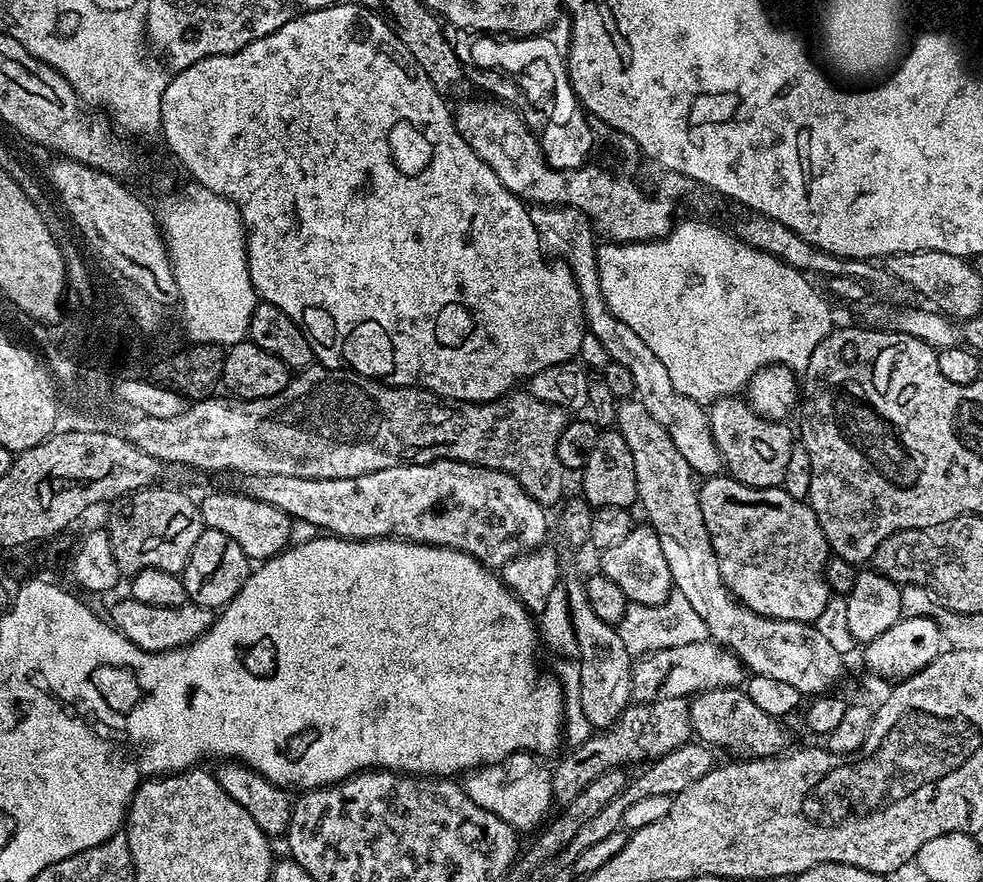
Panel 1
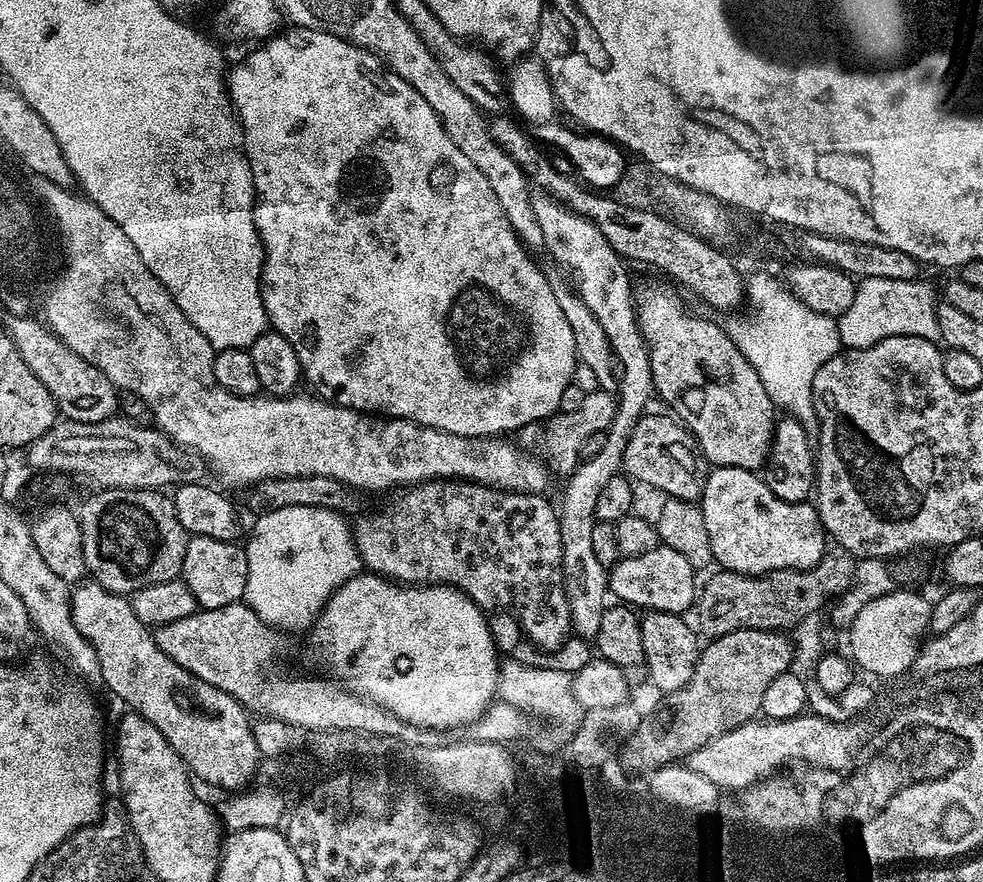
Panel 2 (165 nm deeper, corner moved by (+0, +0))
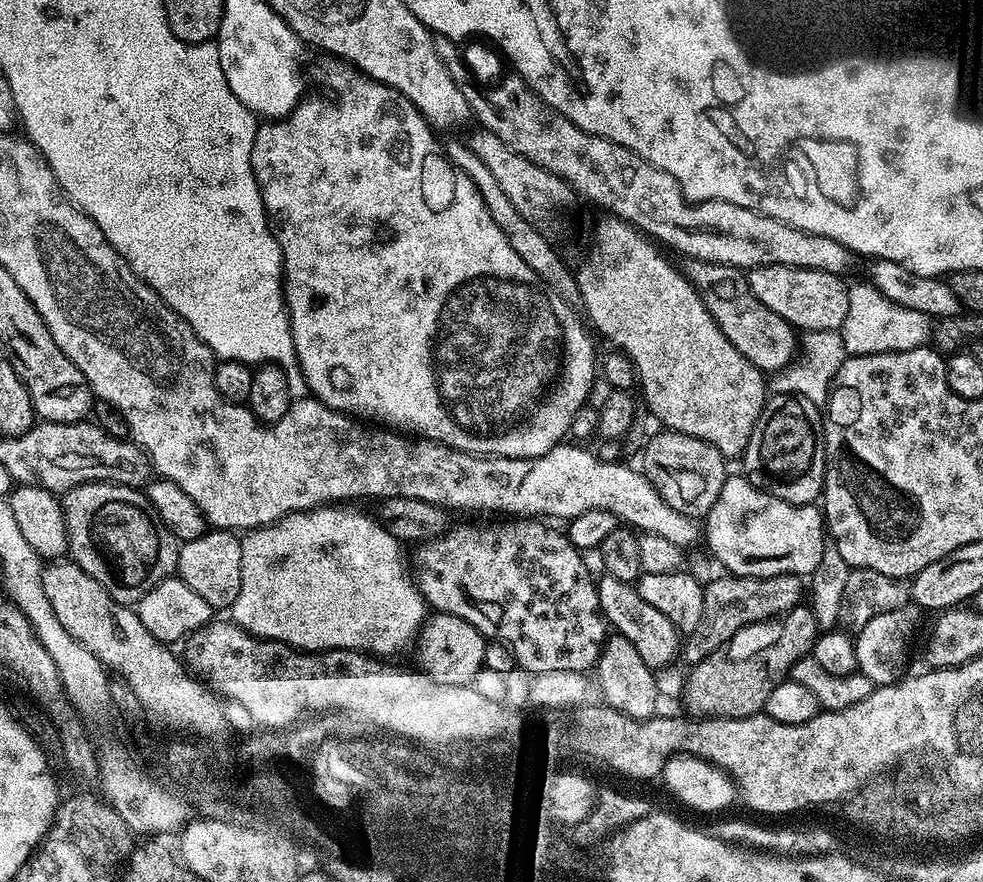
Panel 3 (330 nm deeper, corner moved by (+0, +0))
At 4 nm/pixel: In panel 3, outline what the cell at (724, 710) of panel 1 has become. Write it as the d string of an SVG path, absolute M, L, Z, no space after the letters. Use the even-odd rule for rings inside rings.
M607 574L601 577L596 580L596 593L600 599L600 611L604 613L607 623L634 644L634 649L638 650L646 666L657 670L671 665L676 660L676 651L681 651L682 636L670 622L670 618L666 618L666 614L661 614L659 610L654 610L654 606L650 606L650 602L642 598L635 583L619 581Z

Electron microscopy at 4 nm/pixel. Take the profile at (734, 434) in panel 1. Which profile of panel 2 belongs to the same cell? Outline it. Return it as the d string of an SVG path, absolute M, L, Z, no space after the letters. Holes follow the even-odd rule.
M648 284L644 289L638 292L638 323L640 333L644 335L644 341L648 344L648 353L650 354L650 370L654 374L654 386L656 387L655 395L660 396L673 408L676 420L685 426L691 432L696 443L699 445L699 455L703 457L709 465L717 468L746 468L749 470L763 469L767 459L768 451L772 448L772 432L776 429L776 421L778 419L777 409L774 407L770 394L766 394L766 386L762 386L762 378L758 378L758 374L754 370L754 366L750 366L750 362L738 350L738 346L728 336L727 331L723 327L720 328L716 324L711 324L708 320L703 320L700 316L695 316L692 312L684 309L684 304L680 301L681 293L679 291L671 292L664 284Z

